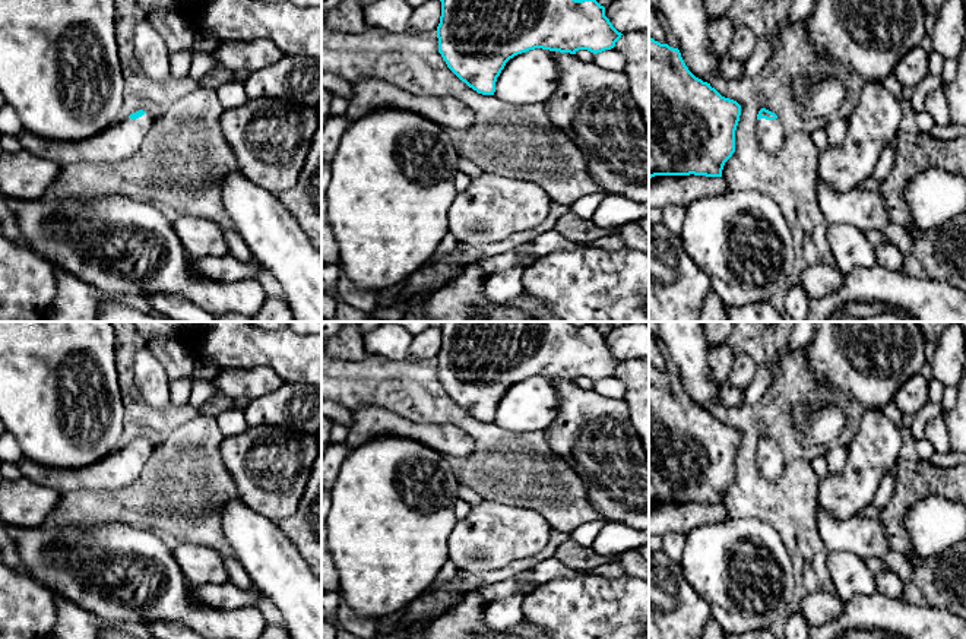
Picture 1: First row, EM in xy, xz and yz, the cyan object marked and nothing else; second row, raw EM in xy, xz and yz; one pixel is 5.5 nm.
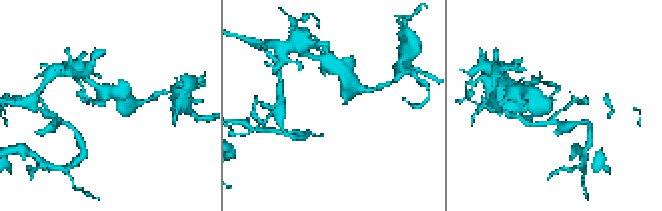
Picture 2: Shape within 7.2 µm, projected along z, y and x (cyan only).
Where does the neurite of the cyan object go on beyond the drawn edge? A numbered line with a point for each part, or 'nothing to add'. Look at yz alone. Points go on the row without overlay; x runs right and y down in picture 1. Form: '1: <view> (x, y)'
1: yz (770, 461)

